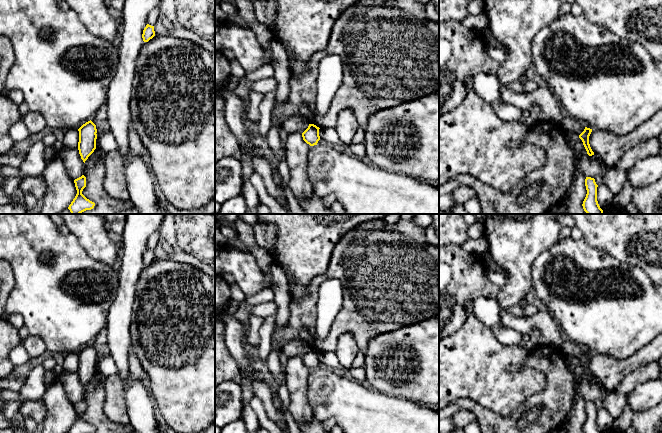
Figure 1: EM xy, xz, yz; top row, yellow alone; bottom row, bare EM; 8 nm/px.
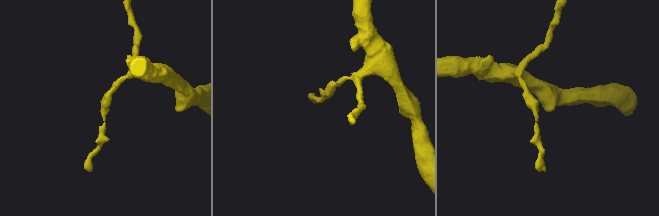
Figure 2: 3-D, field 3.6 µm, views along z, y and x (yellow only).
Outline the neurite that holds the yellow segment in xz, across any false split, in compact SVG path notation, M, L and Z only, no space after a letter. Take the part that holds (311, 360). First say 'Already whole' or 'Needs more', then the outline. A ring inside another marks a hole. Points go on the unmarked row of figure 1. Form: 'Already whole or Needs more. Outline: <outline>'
Already whole. Outline: M309 348L308 352L302 357L303 364L310 370L317 369L320 364L319 351Z

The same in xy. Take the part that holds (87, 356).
Already whole. Outline: M90 344L83 348L79 353L78 374L81 383L85 387L88 381L96 373L97 353L96 349Z

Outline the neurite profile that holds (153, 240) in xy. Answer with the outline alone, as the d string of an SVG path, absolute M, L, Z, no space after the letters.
M159 230L152 233L148 239L147 248L154 250L158 244L159 238L160 238Z

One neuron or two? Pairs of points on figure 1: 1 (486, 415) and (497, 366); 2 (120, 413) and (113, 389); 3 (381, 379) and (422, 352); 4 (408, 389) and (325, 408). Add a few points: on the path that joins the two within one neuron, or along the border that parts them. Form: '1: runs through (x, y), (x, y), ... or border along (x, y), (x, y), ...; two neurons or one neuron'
1: border along (467, 397), (496, 413), (510, 415); two neurons
2: runs through (115, 407), (115, 395); one neuron
3: runs through (391, 369), (405, 356), (412, 355); one neuron
4: border along (366, 384), (385, 394), (408, 400); two neurons

